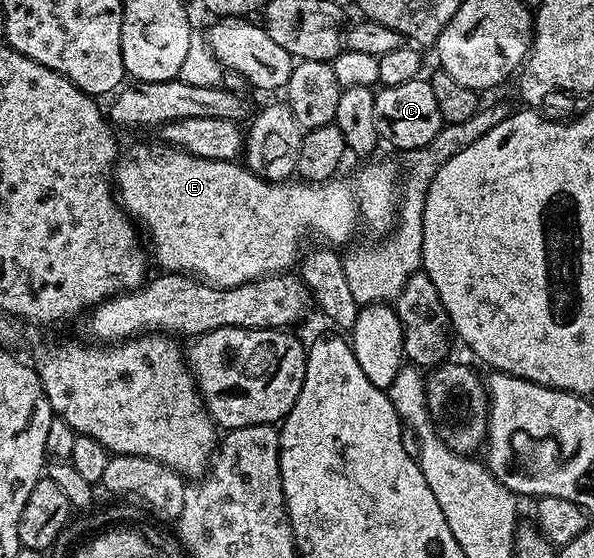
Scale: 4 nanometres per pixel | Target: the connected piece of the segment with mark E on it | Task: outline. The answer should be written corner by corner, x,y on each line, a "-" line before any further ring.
157,142
157,144
136,144
133,146
132,149
129,150
128,153
121,155
116,162
116,170
114,173
114,184
115,187
118,189
118,199
124,209
125,212
128,213
129,216
132,217
133,221
139,222
142,225
144,223
143,231
146,233
148,231
148,236
152,239
152,248
150,244
150,252
151,255
154,257
155,263
156,260
158,263
161,264
163,271
168,274
176,273
176,274
187,274
189,276
195,276
204,281
205,284
212,285
213,288
233,288
234,286
242,286
243,284
248,284
251,280
261,280
264,276
275,276
277,274
284,274
289,271
288,268
297,263
298,257
301,255
302,247
300,248
300,243
304,240
304,235
307,234
308,231
317,232
318,235
321,236
321,241
327,242
329,245
332,246
341,246
340,244
344,244
347,242
348,239
351,238
352,235
356,232
356,227
360,224
360,215
364,215
366,219
369,220
370,223
373,224
374,227
377,228
378,231
387,233
389,229
393,227
394,221
397,219
398,216
398,172
391,168
388,164
368,164
365,168
360,168
357,170
353,176
344,176
341,175
339,178
333,178
331,180
326,180
322,184
309,184
307,182
273,182
270,180
263,180
262,177
256,176
254,173
250,171
243,163
240,162
233,162
231,160
211,160
210,158
198,158
194,154
190,154
189,152
183,152
180,148
173,148
170,144
165,144
163,142

